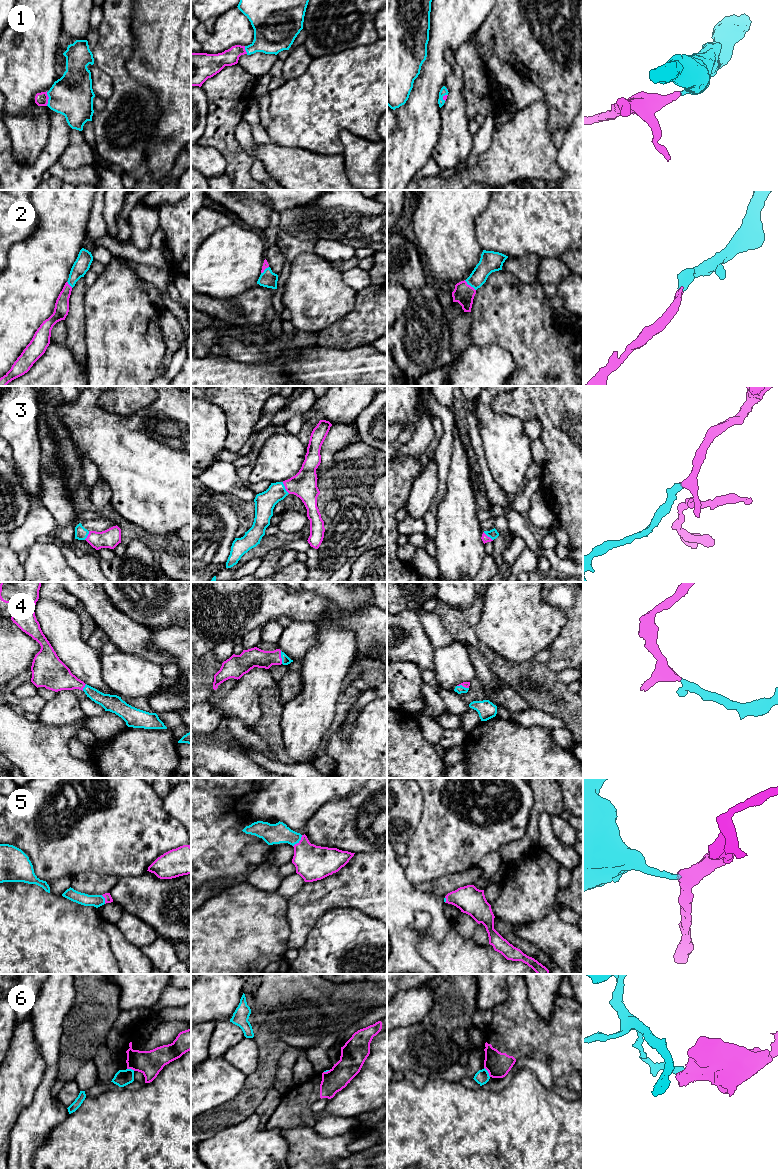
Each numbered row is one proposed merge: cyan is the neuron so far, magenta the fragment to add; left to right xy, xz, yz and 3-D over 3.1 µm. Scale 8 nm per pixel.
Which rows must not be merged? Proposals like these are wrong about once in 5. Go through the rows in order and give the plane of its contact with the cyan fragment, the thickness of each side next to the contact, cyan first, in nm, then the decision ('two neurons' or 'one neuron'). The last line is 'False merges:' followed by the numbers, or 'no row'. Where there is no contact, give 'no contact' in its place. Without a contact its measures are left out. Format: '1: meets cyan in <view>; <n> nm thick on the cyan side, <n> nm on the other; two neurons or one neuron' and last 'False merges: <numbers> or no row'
1: meets cyan in xy; 340 nm thick on the cyan side, 110 nm on the other; one neuron
2: meets cyan in yz; 170 nm thick on the cyan side, 160 nm on the other; one neuron
3: meets cyan in xz; 160 nm thick on the cyan side, 200 nm on the other; one neuron
4: meets cyan in xz; 70 nm thick on the cyan side, 160 nm on the other; one neuron
5: meets cyan in xz; 160 nm thick on the cyan side, 280 nm on the other; one neuron
6: meets cyan in yz; 110 nm thick on the cyan side, 200 nm on the other; two neurons
False merges: 6

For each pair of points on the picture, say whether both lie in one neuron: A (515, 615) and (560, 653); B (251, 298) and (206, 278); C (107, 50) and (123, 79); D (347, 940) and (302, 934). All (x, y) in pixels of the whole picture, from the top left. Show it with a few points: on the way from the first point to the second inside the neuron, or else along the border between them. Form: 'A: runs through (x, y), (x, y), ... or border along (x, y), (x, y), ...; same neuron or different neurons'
A: border along (564, 625), (549, 648); different neurons
B: border along (256, 282), (242, 293), (230, 298); different neurons
C: runs through (111, 57), (118, 72); same neuron
D: border along (321, 916), (316, 921), (305, 943), (299, 949); different neurons

